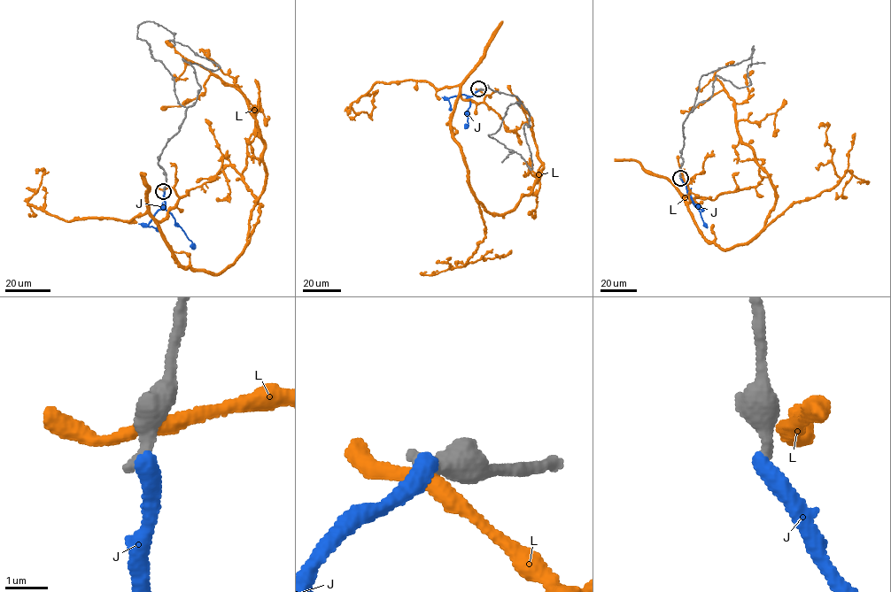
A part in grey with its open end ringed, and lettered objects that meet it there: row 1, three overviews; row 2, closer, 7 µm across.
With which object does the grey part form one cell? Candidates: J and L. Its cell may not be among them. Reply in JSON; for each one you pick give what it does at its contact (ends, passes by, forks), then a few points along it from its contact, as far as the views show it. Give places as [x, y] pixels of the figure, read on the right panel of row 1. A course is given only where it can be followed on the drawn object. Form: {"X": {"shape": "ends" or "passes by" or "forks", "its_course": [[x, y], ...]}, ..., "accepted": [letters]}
{"accepted": []}

